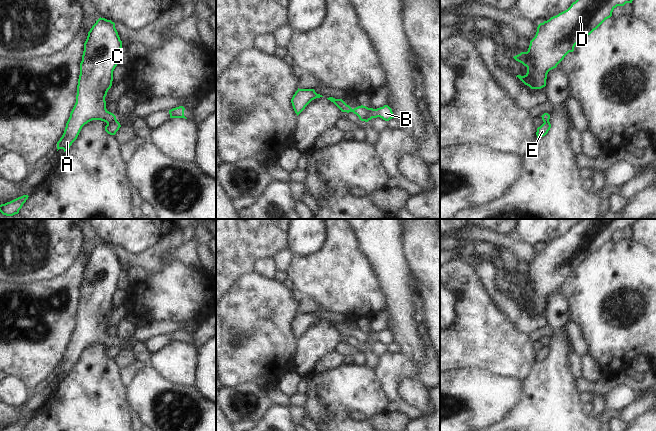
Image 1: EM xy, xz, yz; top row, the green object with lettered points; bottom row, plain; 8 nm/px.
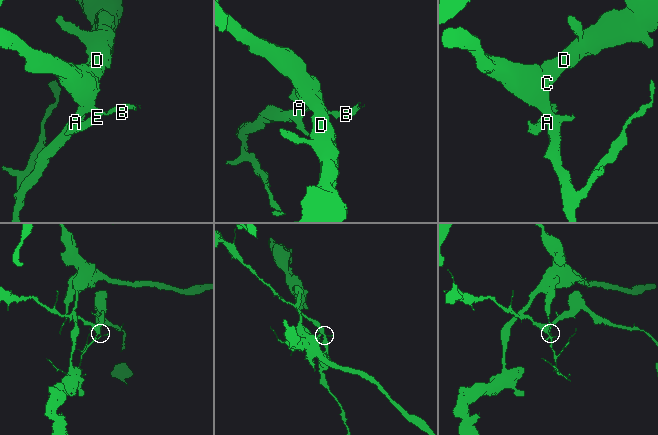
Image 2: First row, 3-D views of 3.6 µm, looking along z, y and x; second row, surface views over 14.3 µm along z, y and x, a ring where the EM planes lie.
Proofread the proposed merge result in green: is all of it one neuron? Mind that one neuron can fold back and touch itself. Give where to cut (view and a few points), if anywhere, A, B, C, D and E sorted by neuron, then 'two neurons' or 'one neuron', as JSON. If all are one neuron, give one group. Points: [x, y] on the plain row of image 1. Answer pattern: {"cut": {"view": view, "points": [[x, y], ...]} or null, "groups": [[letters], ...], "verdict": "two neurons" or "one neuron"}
{"cut": {"view": "xy", "points": [[116, 343], [107, 348]]}, "groups": [["A", "C", "D"], ["B", "E"]], "verdict": "two neurons"}

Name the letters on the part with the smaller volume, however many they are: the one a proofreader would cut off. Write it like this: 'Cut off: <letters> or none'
Cut off: B, E

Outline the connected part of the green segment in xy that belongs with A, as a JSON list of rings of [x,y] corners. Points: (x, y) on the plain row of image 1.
[[[100,241],[84,267],[76,327],[57,366],[58,374],[67,375],[88,346],[101,344],[109,348],[116,344],[116,340],[106,333],[105,321],[112,310],[116,282],[121,272],[122,265],[115,247]]]

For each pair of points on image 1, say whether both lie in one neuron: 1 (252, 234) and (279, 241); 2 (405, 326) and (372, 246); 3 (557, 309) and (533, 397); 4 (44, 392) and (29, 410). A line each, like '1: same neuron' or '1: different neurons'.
1: same neuron
2: same neuron
3: same neuron
4: same neuron

